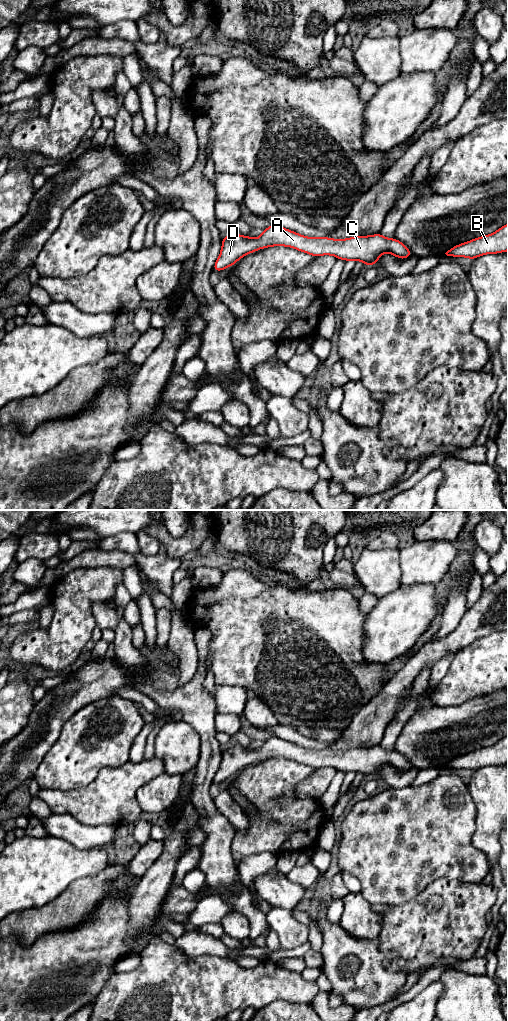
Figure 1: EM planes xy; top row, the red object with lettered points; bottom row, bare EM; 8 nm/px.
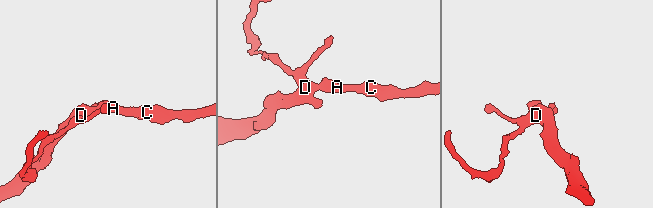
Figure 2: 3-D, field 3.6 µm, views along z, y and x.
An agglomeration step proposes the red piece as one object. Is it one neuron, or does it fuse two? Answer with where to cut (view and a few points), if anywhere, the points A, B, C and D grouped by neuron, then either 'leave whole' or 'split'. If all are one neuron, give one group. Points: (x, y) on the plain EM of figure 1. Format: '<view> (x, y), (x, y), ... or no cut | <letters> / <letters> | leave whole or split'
no cut | A B C D | leave whole

